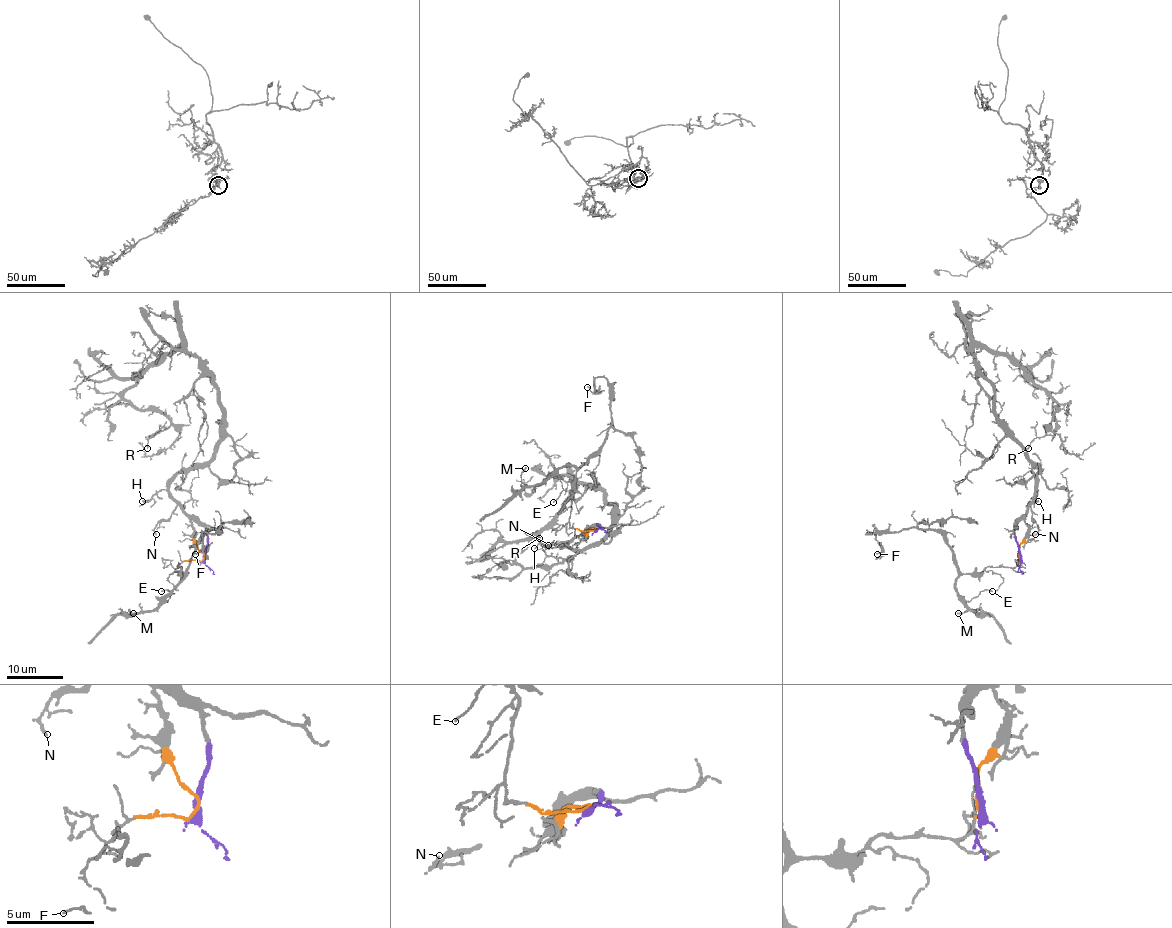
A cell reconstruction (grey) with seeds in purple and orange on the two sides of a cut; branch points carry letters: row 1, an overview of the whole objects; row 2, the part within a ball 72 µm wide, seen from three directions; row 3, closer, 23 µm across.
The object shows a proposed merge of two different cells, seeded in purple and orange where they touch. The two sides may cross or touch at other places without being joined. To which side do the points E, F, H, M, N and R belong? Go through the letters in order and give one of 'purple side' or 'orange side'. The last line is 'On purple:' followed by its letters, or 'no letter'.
E: orange side
F: orange side
H: purple side
M: orange side
N: purple side
R: purple side
On purple: H, N, R

